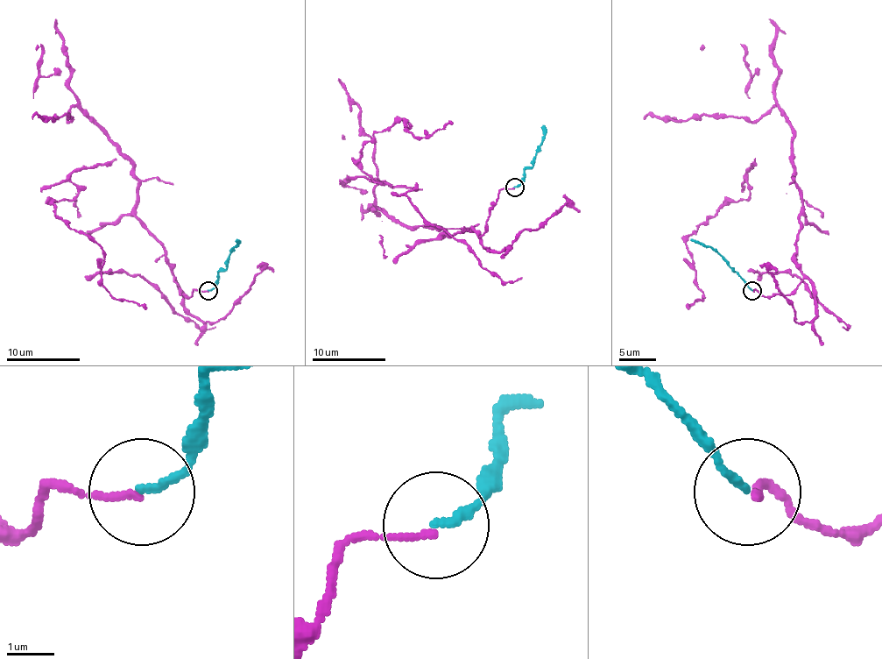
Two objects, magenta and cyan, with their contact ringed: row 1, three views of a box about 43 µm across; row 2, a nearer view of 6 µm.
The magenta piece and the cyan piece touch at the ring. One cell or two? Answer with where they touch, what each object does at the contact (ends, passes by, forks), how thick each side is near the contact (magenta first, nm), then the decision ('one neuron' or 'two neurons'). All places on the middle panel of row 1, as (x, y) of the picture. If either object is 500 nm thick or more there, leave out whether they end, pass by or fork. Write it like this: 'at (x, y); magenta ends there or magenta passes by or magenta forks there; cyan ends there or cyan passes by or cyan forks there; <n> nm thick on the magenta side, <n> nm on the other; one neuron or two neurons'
at (514, 187); magenta ends there; cyan ends there; 130 nm thick on the magenta side, 140 nm on the other; one neuron

